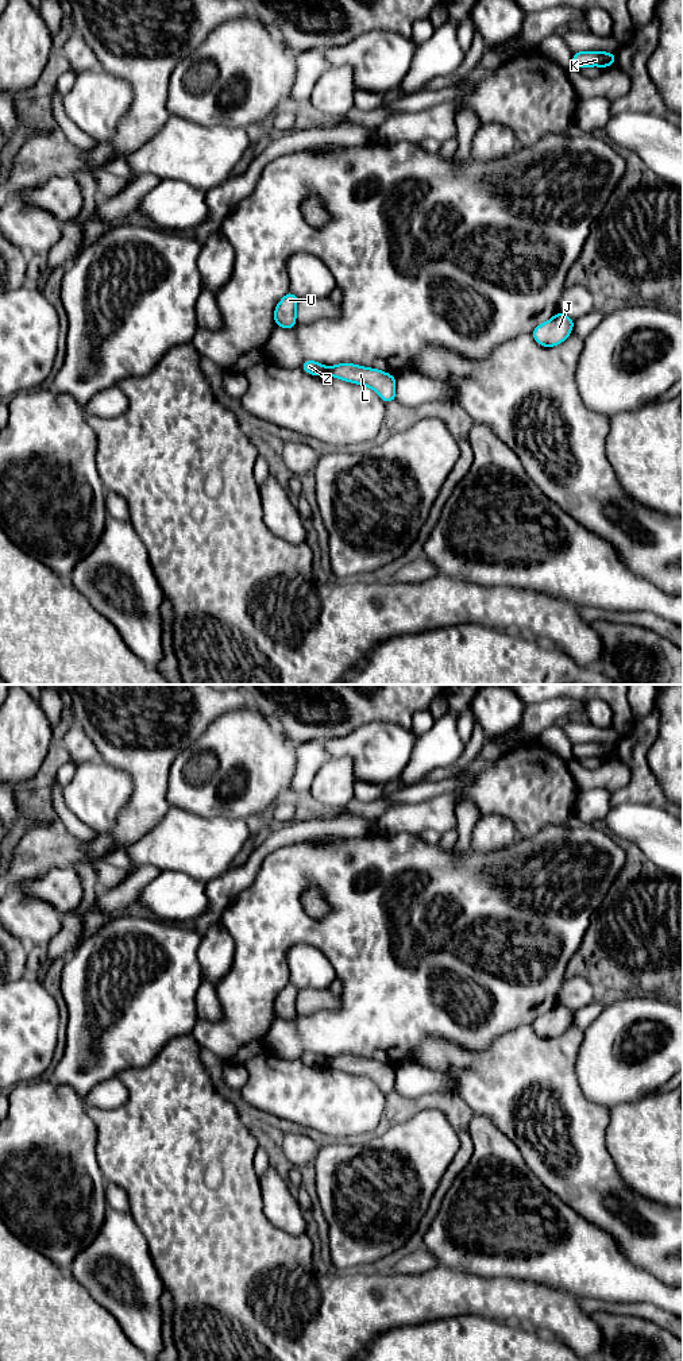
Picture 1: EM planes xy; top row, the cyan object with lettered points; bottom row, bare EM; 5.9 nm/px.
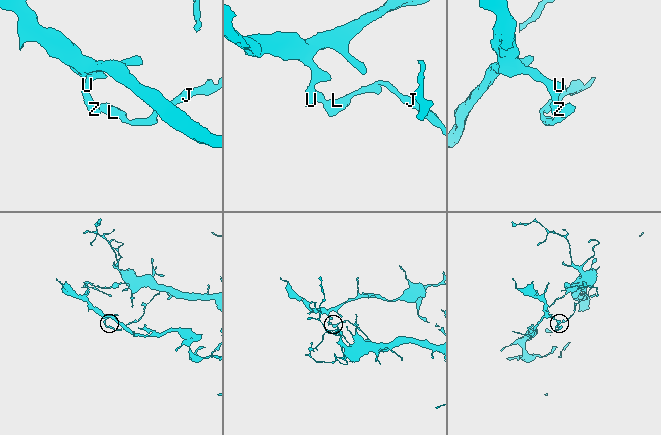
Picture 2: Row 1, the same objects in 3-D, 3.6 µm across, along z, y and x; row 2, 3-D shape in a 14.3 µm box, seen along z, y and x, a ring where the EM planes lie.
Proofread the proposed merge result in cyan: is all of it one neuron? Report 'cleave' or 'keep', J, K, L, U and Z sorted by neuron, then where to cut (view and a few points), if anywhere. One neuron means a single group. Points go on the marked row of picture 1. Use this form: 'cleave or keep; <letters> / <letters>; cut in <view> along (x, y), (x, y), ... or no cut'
cleave; J K L / U Z; cut in xy along (324, 367), (327, 373)

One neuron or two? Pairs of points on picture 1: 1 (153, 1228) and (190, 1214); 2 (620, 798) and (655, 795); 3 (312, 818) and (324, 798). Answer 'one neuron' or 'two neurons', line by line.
1: one neuron
2: one neuron
3: two neurons

